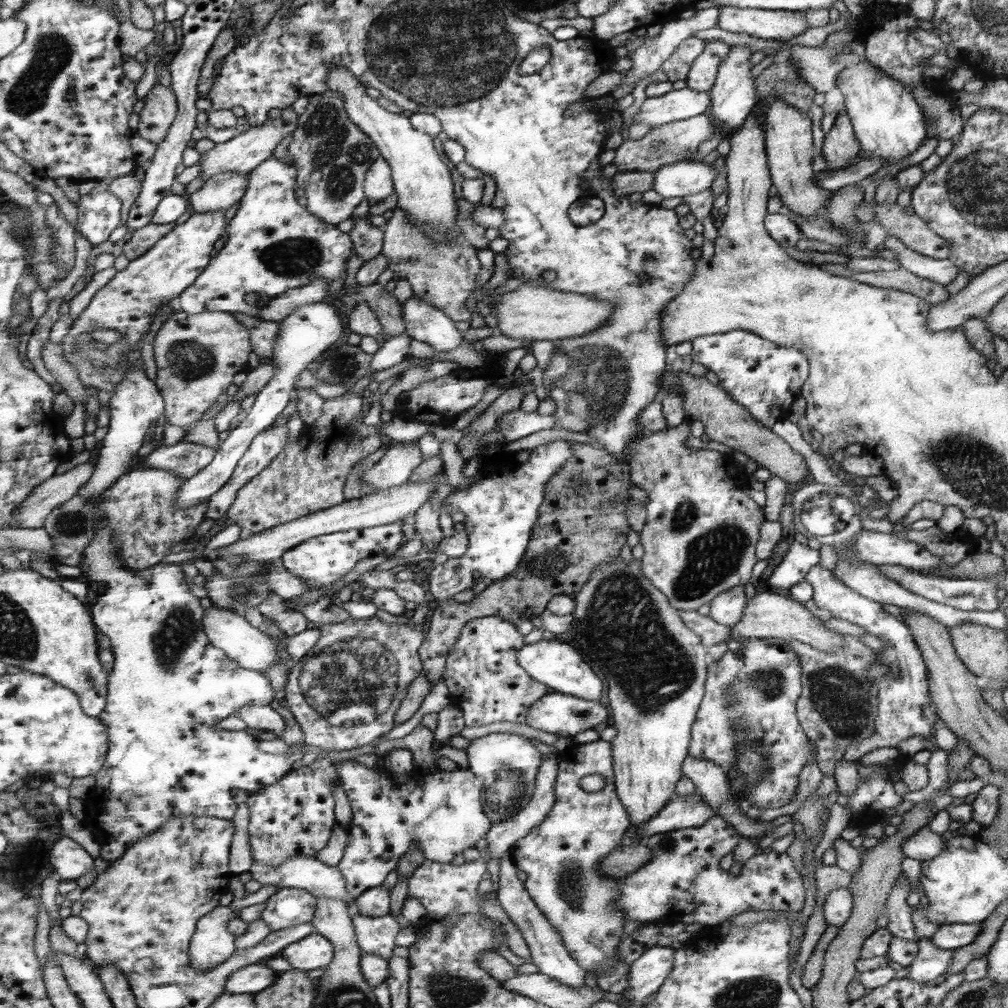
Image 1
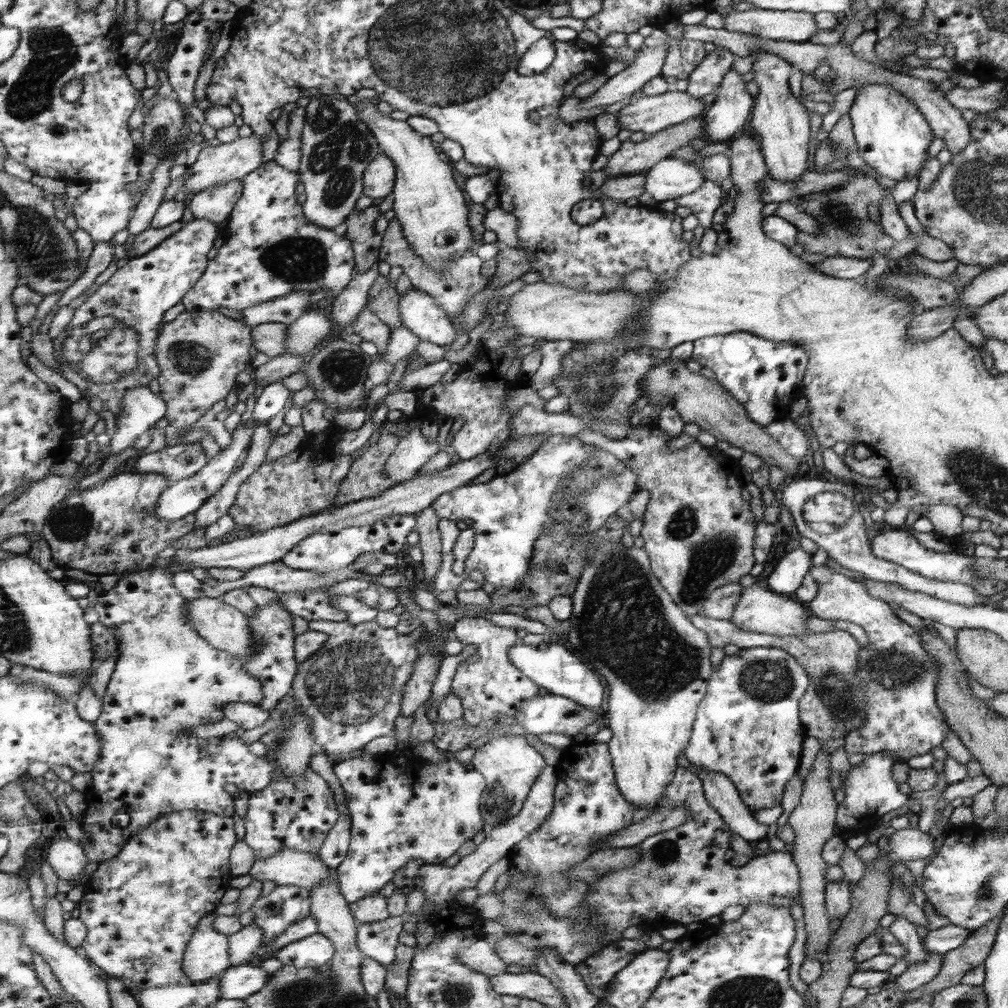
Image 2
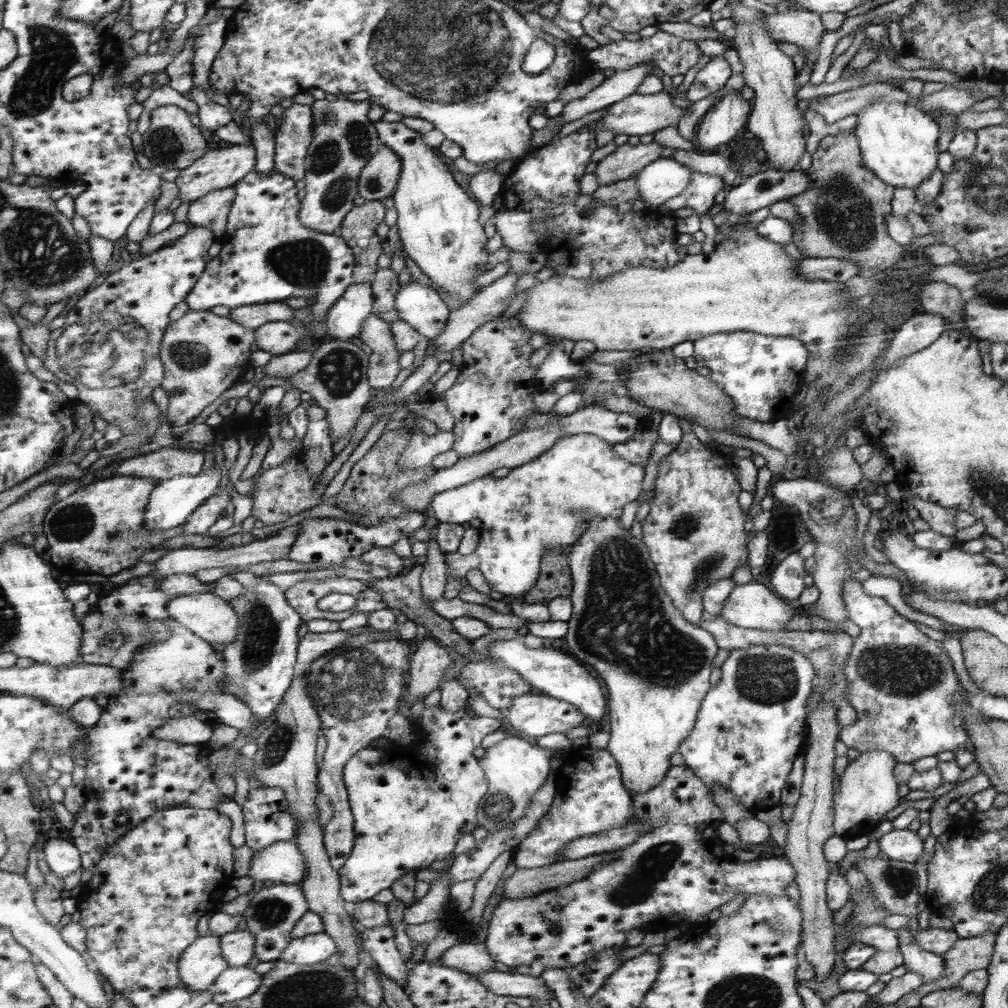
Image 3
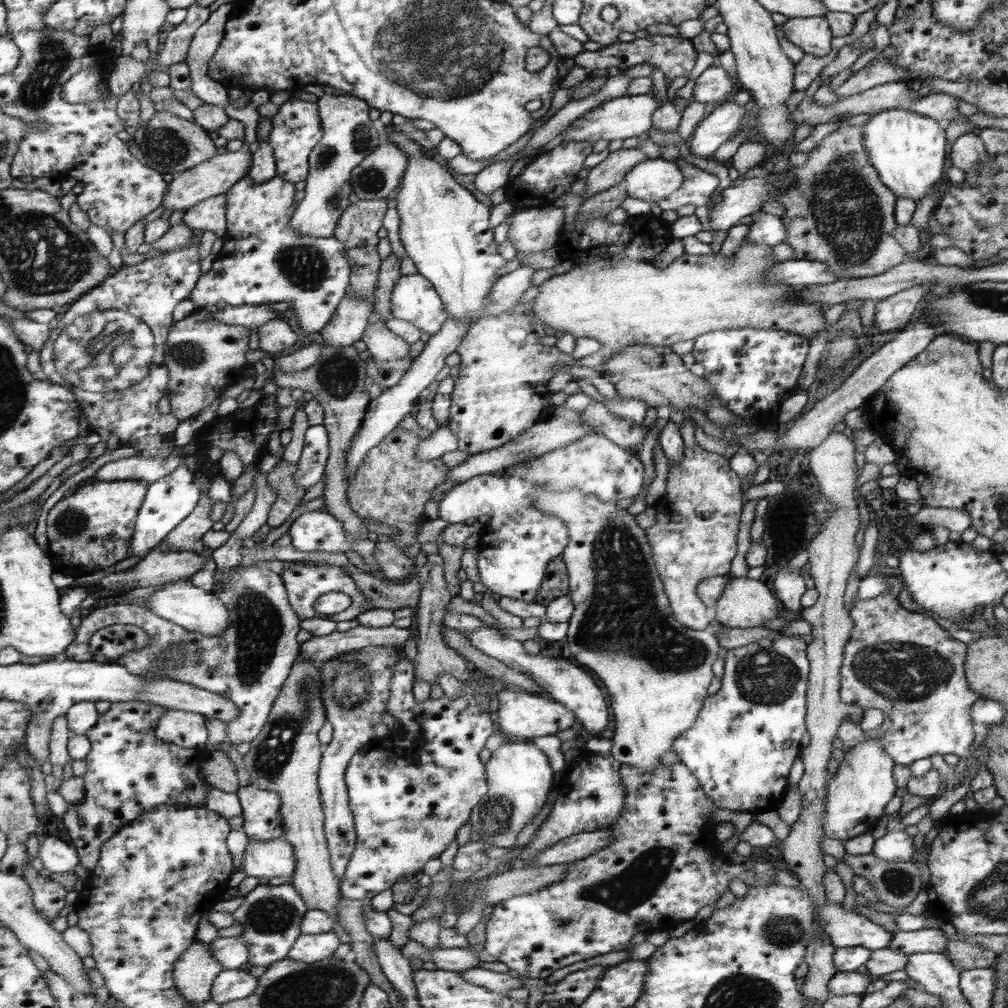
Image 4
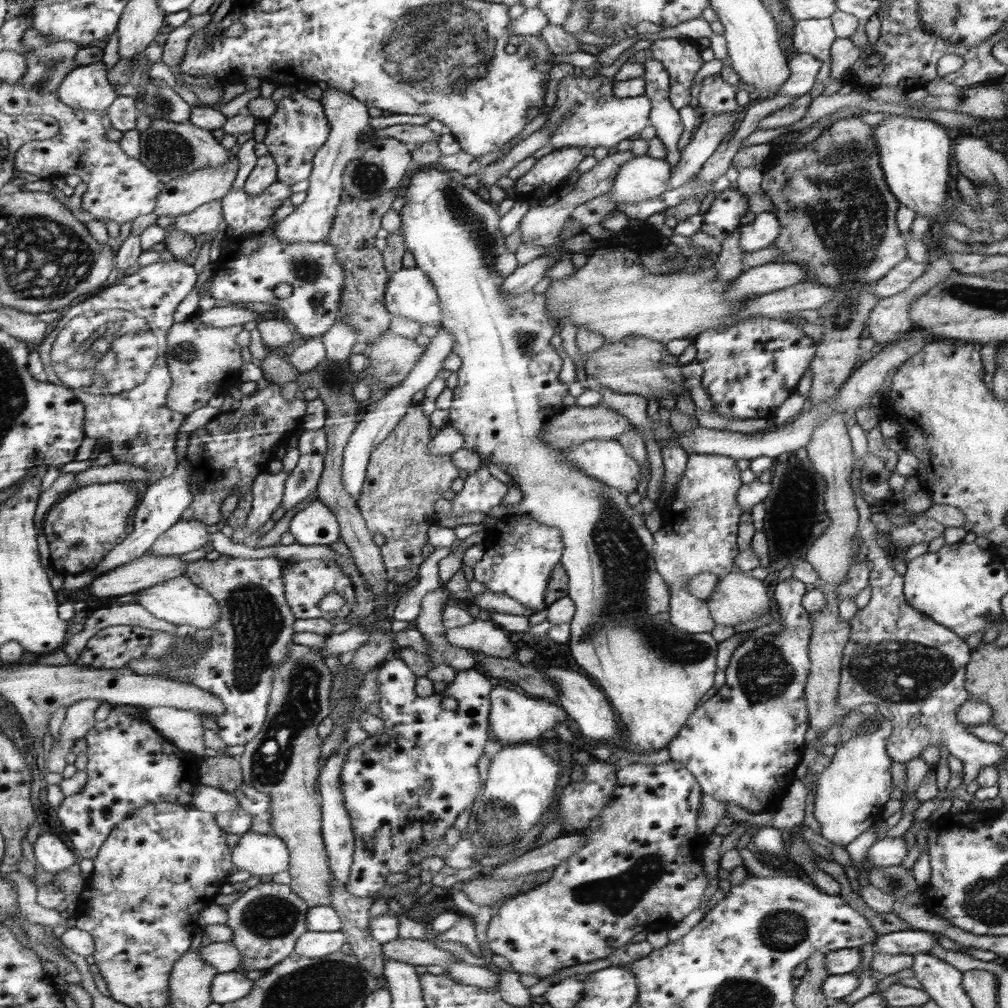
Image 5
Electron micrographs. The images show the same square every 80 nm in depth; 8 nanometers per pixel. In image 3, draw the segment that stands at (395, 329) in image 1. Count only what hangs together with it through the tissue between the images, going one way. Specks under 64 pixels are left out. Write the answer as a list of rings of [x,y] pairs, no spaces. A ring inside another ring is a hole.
[[[390,267],[378,270],[370,283],[373,289],[372,315],[388,324],[398,321],[398,311],[395,307],[396,293],[401,287],[398,273]]]

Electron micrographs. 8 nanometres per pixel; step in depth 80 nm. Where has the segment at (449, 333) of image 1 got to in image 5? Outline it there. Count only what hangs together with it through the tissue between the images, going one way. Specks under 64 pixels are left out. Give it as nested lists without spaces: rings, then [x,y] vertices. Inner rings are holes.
[[[399,269],[389,277],[385,306],[393,317],[406,317],[423,325],[441,325],[444,311],[437,289],[424,271]]]

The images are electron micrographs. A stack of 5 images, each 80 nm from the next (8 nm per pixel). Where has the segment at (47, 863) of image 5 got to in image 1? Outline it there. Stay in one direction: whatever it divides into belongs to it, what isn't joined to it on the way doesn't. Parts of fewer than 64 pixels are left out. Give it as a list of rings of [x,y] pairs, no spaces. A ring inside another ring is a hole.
[[[67,836],[51,847],[49,864],[59,879],[76,881],[93,869],[94,860],[84,847]]]

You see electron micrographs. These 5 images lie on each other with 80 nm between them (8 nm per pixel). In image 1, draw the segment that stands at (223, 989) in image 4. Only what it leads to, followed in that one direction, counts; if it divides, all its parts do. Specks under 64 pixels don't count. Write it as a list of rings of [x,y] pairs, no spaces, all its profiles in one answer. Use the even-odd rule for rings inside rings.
[[[260,963],[249,964],[229,976],[225,990],[232,994],[253,994],[262,992],[277,980],[280,972]]]

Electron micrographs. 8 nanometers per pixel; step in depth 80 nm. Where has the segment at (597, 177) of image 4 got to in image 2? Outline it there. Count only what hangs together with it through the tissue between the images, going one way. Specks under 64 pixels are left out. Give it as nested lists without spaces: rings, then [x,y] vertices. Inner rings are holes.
[[[701,116],[689,121],[678,123],[669,129],[659,130],[657,133],[647,135],[641,142],[635,143],[626,139],[620,148],[614,154],[608,157],[608,163],[602,169],[607,172],[607,178],[618,178],[618,176],[626,176],[633,174],[642,174],[648,172],[655,164],[661,160],[670,157],[670,154],[684,145],[690,145],[694,138],[704,136],[705,122]]]

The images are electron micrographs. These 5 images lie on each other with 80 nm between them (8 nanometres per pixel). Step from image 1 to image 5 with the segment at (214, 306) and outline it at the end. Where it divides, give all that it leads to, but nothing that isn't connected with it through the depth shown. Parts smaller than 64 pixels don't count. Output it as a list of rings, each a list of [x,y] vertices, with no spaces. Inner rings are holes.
[[[274,182],[269,188],[266,188],[266,191],[258,196],[246,194],[246,190],[236,190],[229,194],[226,194],[226,197],[220,200],[222,208],[222,216],[228,227],[232,228],[232,234],[228,237],[227,247],[221,249],[221,255],[219,260],[213,263],[213,275],[211,276],[211,281],[203,284],[203,288],[209,290],[209,295],[211,298],[218,300],[226,300],[226,302],[268,302],[274,306],[278,306],[278,310],[282,310],[286,318],[296,327],[296,331],[299,331],[304,337],[307,336],[310,339],[314,337],[321,337],[326,334],[328,330],[332,329],[334,324],[336,324],[337,319],[340,314],[341,306],[341,294],[344,292],[345,286],[345,268],[340,266],[337,263],[337,248],[329,244],[328,242],[304,242],[304,244],[288,244],[288,242],[281,242],[281,240],[276,236],[276,223],[274,222],[274,213],[282,205],[282,203],[289,198],[290,199],[290,186],[288,183],[284,182]],[[278,284],[290,284],[292,286],[292,294],[288,298],[278,298],[274,293],[276,286]]]

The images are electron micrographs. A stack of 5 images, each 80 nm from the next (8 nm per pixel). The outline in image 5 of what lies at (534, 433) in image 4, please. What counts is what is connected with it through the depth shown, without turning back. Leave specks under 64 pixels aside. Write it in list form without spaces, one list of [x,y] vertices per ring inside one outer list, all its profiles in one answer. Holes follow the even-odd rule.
[[[602,404],[594,407],[578,407],[573,405],[562,409],[560,414],[545,426],[544,433],[541,436],[543,436],[545,442],[549,442],[549,446],[565,448],[592,439],[617,440],[626,431],[636,431],[642,435],[637,426],[634,426],[627,418],[621,416],[615,410],[608,410]]]

